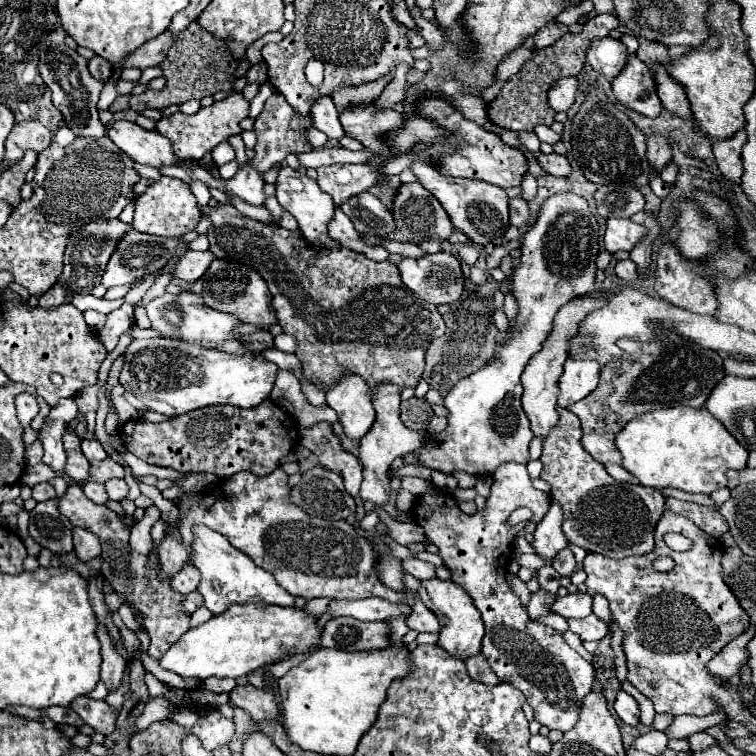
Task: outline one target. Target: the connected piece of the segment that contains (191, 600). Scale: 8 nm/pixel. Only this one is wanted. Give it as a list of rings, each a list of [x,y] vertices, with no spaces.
[[[190,592],[190,594],[184,596],[184,600],[182,600],[182,608],[184,608],[184,612],[188,612],[188,614],[192,614],[200,604],[202,604],[200,592]]]

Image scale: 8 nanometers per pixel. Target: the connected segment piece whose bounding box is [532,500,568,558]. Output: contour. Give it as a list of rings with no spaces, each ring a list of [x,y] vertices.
[[[554,500],[548,514],[536,528],[532,548],[536,550],[538,556],[554,558],[566,546],[568,546],[568,540],[562,534],[562,506]]]

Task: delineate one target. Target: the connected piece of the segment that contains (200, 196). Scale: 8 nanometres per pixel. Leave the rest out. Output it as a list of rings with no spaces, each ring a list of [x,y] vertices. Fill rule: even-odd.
[[[192,180],[192,182],[190,182],[190,188],[192,188],[192,194],[196,196],[200,208],[206,208],[208,202],[210,202],[210,198],[212,198],[212,196],[210,196],[210,188],[208,188],[204,182],[200,182],[200,180]]]

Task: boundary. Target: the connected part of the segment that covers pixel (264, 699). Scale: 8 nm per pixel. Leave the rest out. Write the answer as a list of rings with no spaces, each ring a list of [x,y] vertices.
[[[250,684],[236,686],[230,692],[230,702],[240,706],[242,710],[246,710],[252,718],[252,726],[246,732],[247,737],[255,732],[260,732],[262,720],[278,720],[280,718],[280,710],[276,706],[276,696],[272,694],[272,690],[264,692],[264,688],[254,688]]]

